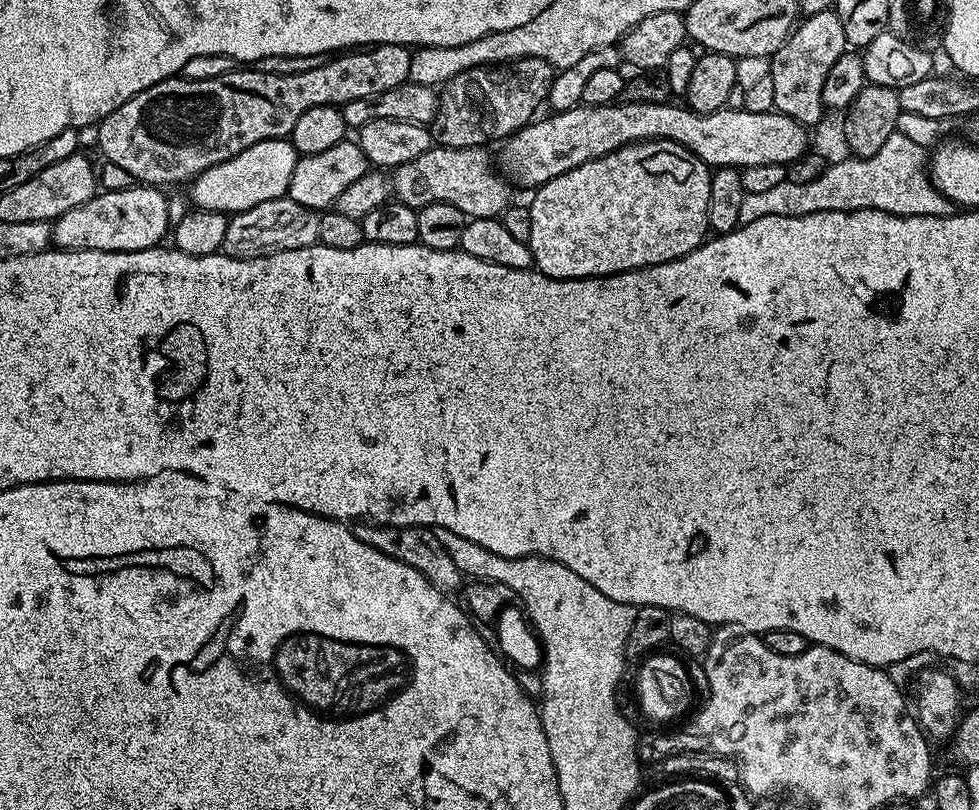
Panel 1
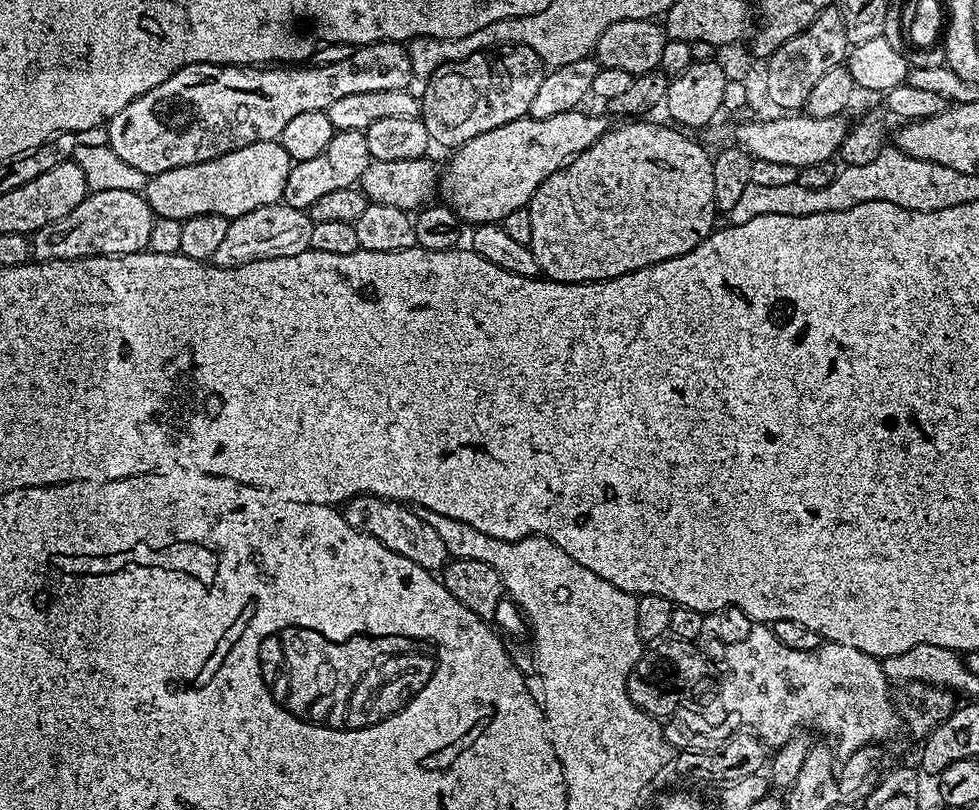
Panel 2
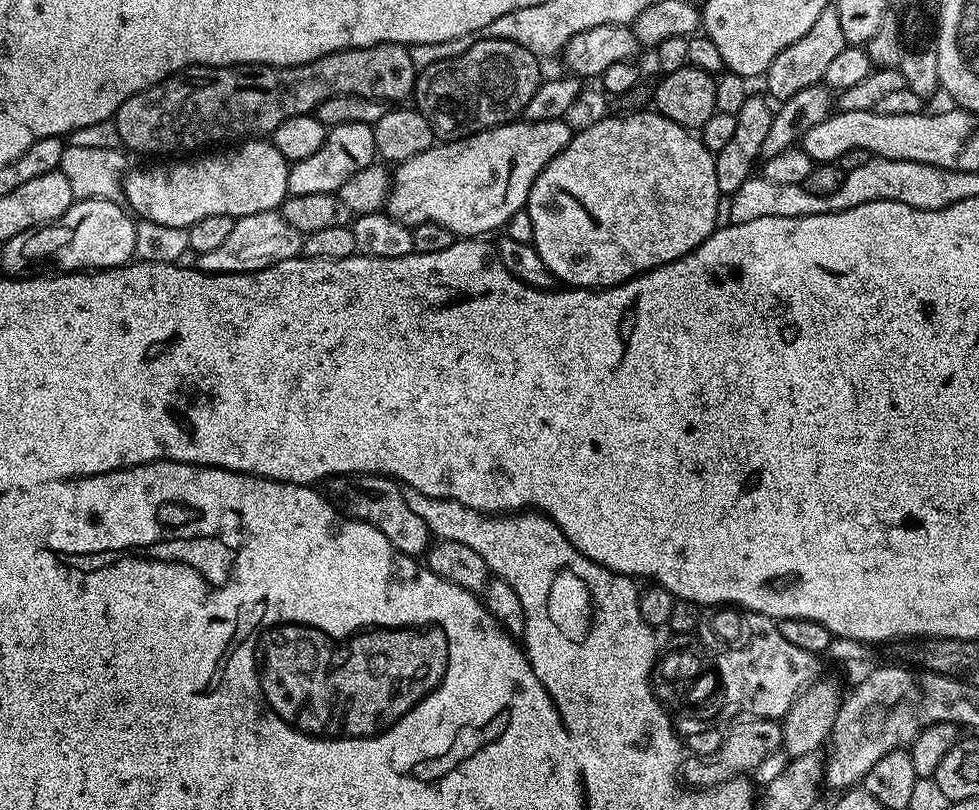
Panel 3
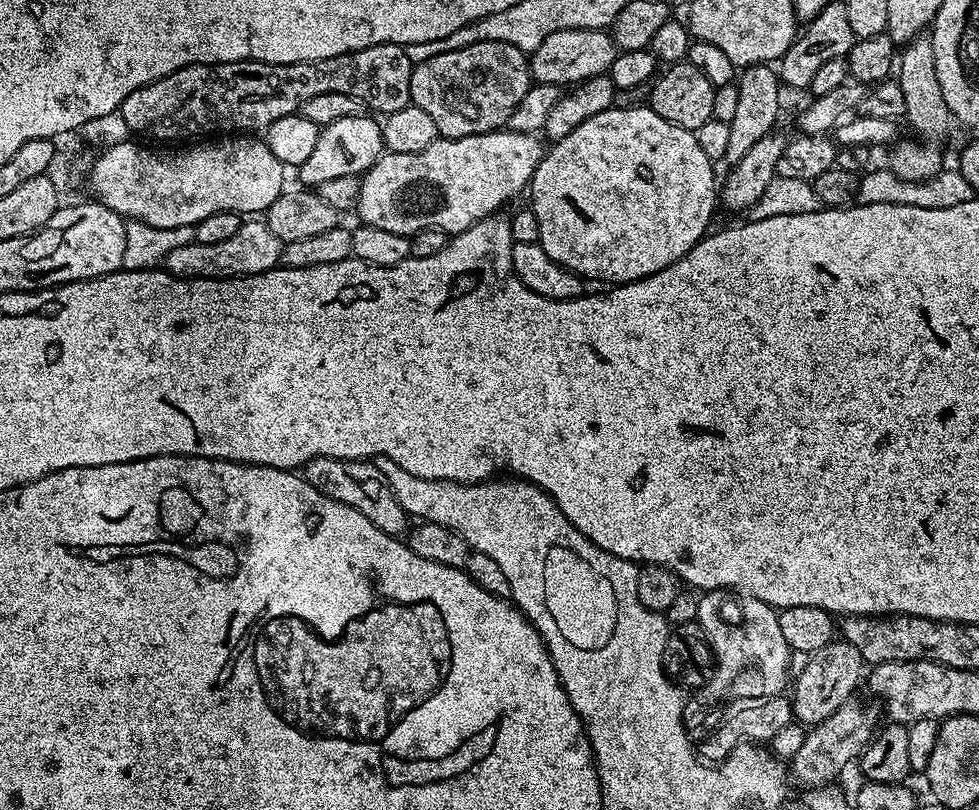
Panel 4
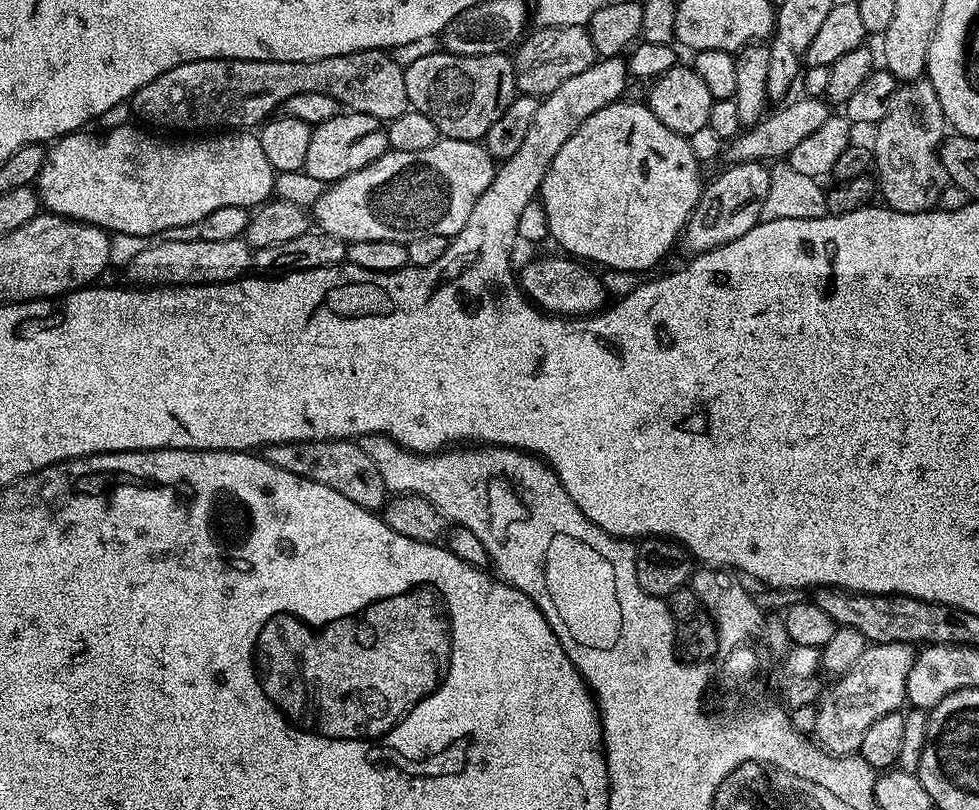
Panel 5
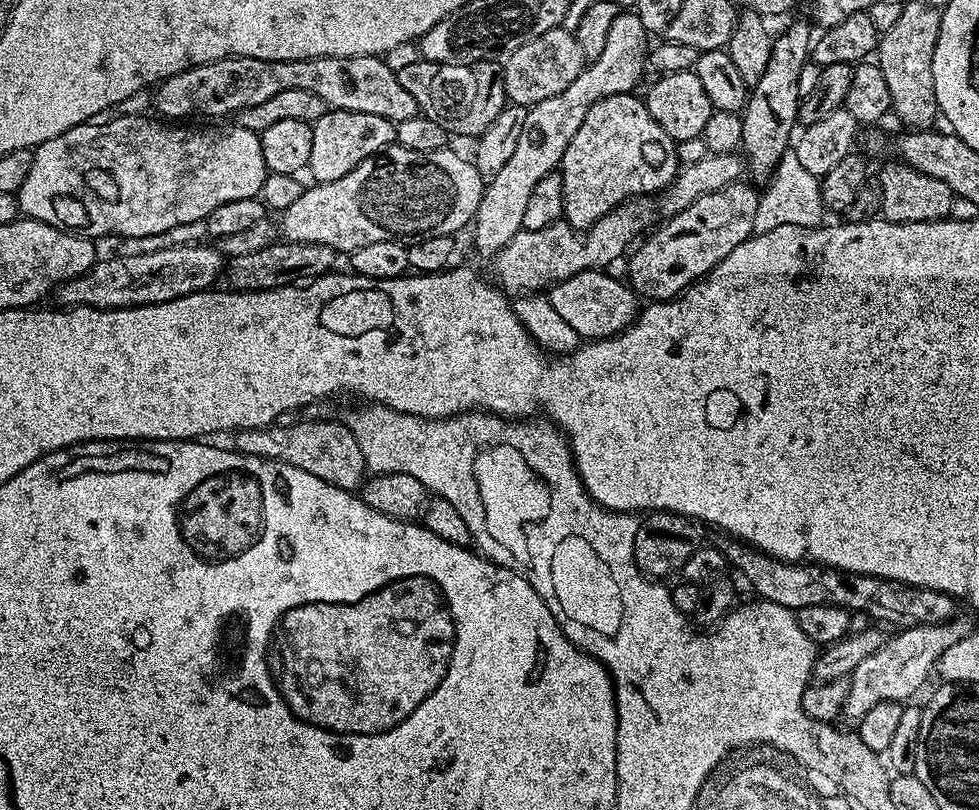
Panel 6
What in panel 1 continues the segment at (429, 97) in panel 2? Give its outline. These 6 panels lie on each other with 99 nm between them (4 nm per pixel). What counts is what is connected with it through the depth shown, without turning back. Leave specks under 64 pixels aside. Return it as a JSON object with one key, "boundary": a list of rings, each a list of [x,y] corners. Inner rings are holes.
{"boundary":[[[529,56],[511,66],[485,66],[454,74],[438,92],[440,105],[430,125],[433,141],[441,148],[479,148],[487,140],[500,142],[514,135],[537,115],[536,107],[547,101],[553,75],[552,65]]]}

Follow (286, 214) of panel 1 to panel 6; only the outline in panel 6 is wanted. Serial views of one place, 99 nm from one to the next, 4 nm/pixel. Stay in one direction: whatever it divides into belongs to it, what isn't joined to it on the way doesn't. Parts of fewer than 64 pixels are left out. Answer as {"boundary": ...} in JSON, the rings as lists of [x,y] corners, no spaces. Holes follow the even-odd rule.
{"boundary":[[[208,242],[193,244],[169,243],[168,248],[153,252],[136,252],[133,256],[112,256],[96,263],[78,278],[68,280],[55,289],[55,303],[70,308],[133,308],[170,302],[186,294],[206,292],[226,272],[226,257],[219,247]]]}

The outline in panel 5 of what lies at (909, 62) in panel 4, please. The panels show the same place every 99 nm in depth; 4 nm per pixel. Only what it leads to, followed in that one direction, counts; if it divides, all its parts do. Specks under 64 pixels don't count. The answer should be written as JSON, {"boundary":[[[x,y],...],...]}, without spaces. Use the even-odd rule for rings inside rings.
{"boundary":[[[926,78],[903,83],[891,100],[890,110],[882,122],[875,125],[873,167],[876,173],[877,189],[883,203],[898,213],[922,213],[933,211],[940,202],[942,191],[950,183],[948,171],[942,165],[939,147],[945,139],[948,123],[938,102],[937,92]]]}

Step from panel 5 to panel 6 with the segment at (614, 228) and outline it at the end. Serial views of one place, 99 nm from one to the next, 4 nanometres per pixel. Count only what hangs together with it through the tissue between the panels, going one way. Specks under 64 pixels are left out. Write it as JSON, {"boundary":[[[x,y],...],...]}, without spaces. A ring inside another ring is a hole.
{"boundary":[[[636,94],[611,96],[610,98],[602,98],[598,102],[594,102],[594,106],[590,106],[586,110],[586,118],[582,118],[582,126],[578,126],[578,134],[574,134],[574,138],[570,138],[570,146],[566,146],[566,150],[560,159],[558,175],[562,178],[562,198],[564,199],[563,219],[571,224],[572,227],[583,230],[592,227],[594,222],[598,222],[598,218],[610,214],[610,210],[614,210],[618,205],[623,204],[625,200],[648,198],[653,194],[663,192],[682,167],[680,159],[676,157],[676,145],[677,141],[672,140],[670,134],[666,134],[666,130],[662,130],[662,126],[658,126],[658,122],[654,122],[654,118],[650,118],[650,110],[647,103],[641,97],[639,100]]]}

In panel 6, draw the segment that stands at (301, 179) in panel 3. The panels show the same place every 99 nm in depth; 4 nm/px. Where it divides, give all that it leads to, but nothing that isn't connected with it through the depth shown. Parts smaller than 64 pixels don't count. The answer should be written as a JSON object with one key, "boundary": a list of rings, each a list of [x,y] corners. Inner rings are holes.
{"boundary":[[[341,108],[322,114],[322,118],[318,118],[311,126],[310,162],[306,172],[318,184],[334,182],[350,174],[354,166],[358,166],[366,158],[377,156],[396,138],[396,126],[391,120],[378,118],[378,114],[362,114]]]}

